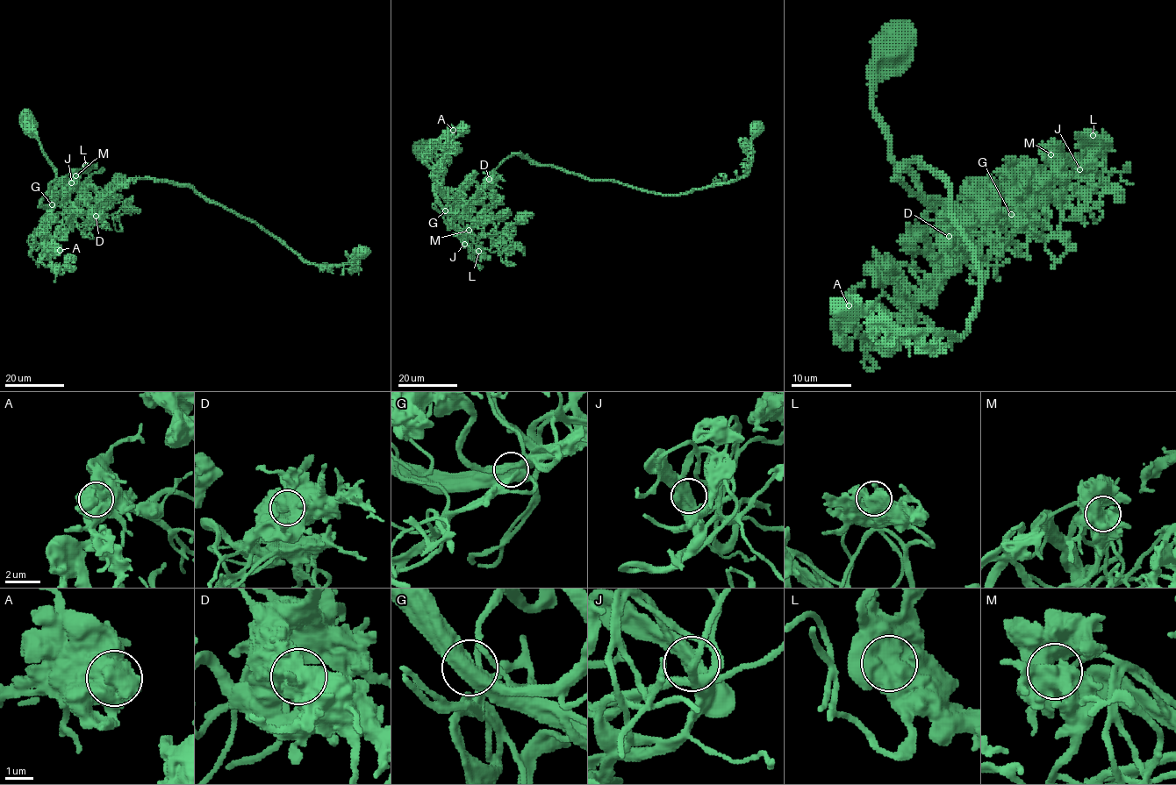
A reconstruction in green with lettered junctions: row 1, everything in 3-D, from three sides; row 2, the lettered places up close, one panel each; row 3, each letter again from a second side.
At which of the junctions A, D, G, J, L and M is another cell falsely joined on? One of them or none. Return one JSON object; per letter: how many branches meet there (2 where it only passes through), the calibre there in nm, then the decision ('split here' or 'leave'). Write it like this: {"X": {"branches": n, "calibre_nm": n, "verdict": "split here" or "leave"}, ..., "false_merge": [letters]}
{"A": {"branches": 2, "calibre_nm": 900, "verdict": "leave"}, "D": {"branches": 2, "calibre_nm": 850, "verdict": "split here"}, "G": {"branches": 2, "calibre_nm": 750, "verdict": "leave"}, "J": {"branches": 2, "calibre_nm": 550, "verdict": "leave"}, "L": {"branches": 1, "calibre_nm": 1050, "verdict": "leave"}, "M": {"branches": 2, "calibre_nm": 850, "verdict": "leave"}, "false_merge": ["D"]}

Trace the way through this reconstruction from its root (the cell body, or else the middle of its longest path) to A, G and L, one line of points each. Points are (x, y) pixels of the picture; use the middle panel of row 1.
A: (757, 130), (747, 172), (682, 194), (589, 181), (512, 154), (468, 201), (439, 191), (433, 151), (453, 130)
G: (757, 130), (749, 143), (749, 171), (723, 183), (655, 194), (512, 154), (476, 196), (454, 211), (445, 210)
L: (757, 130), (747, 172), (682, 194), (589, 181), (512, 154), (464, 202), (463, 239), (478, 251)

